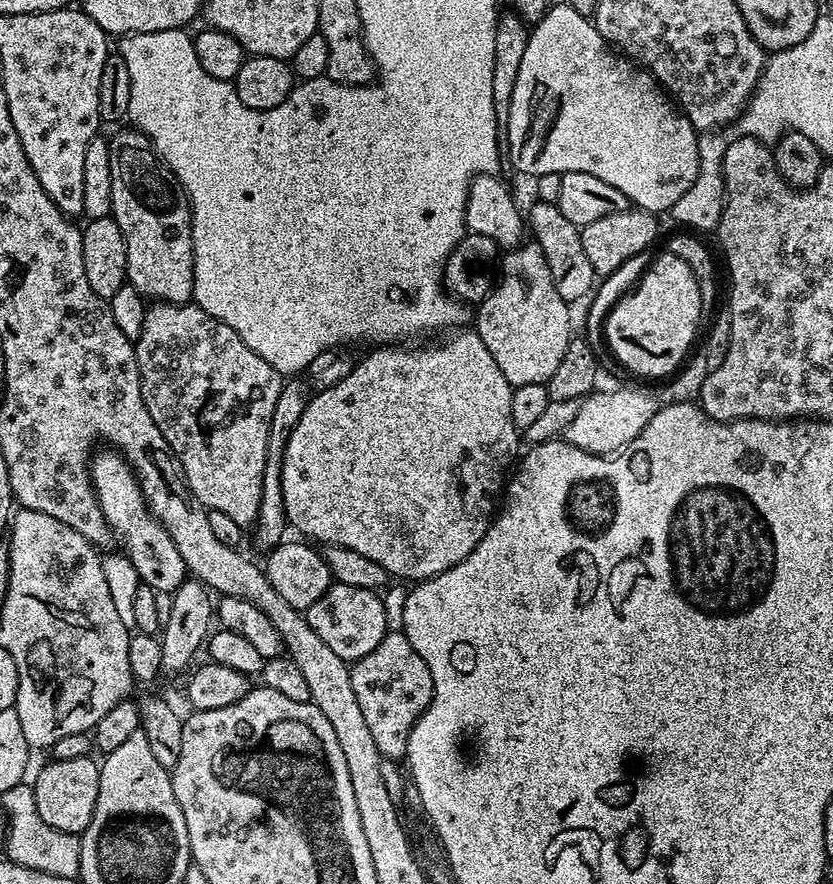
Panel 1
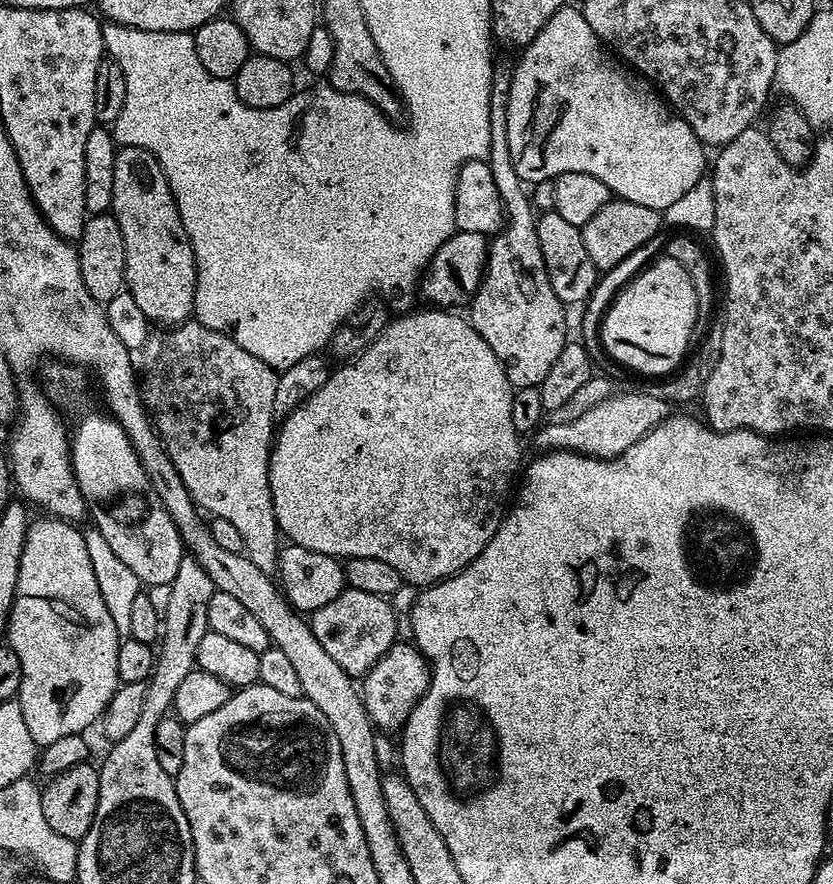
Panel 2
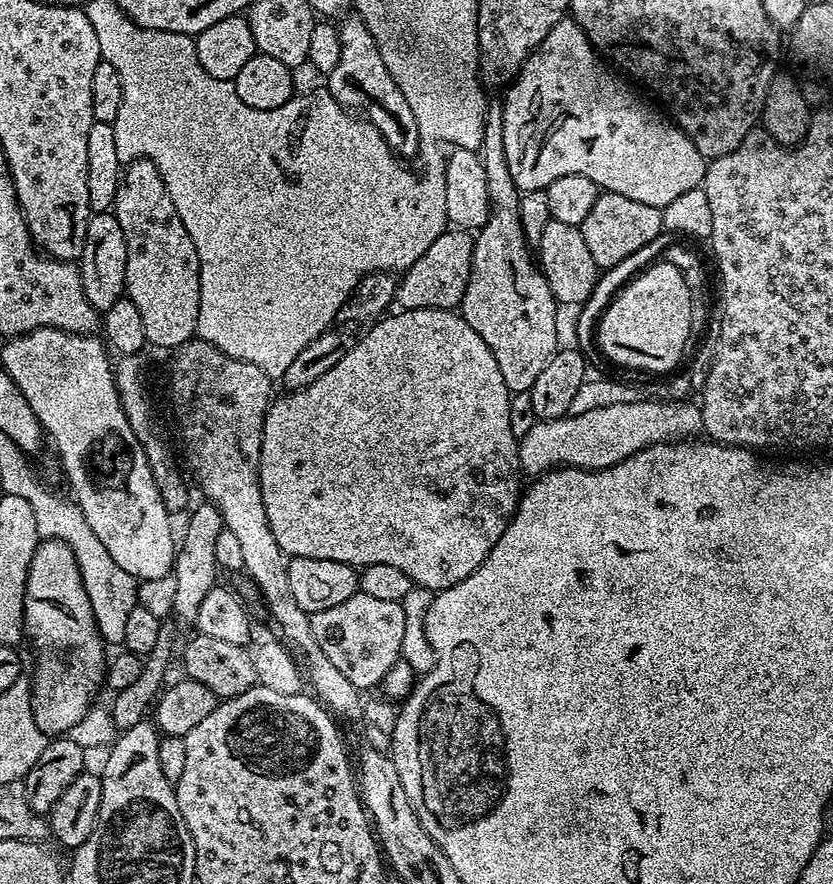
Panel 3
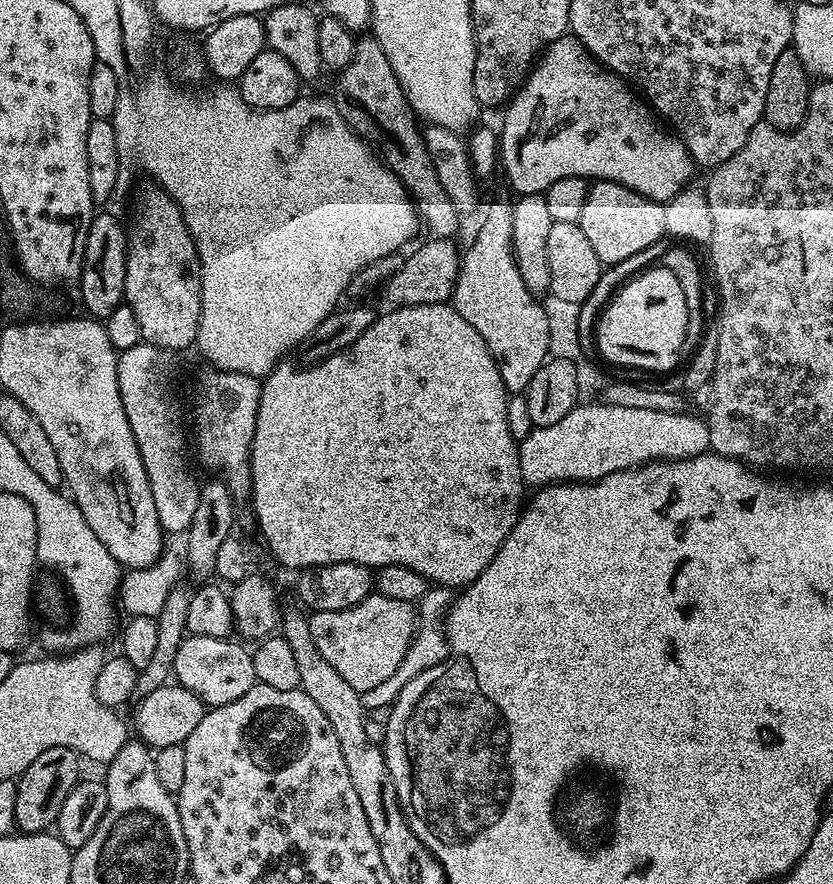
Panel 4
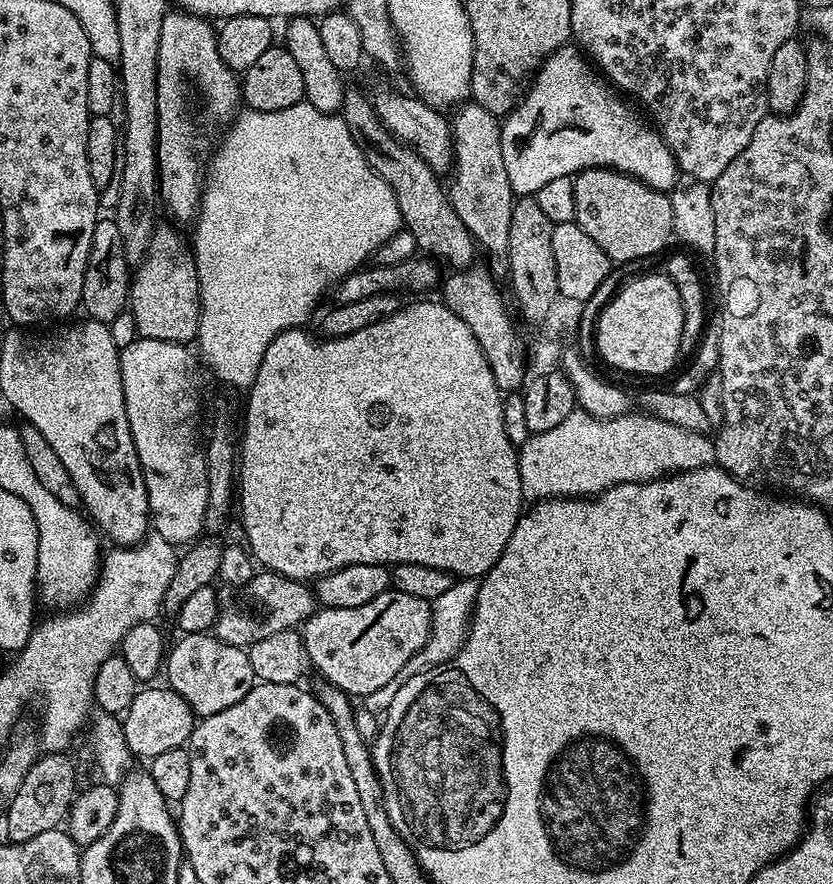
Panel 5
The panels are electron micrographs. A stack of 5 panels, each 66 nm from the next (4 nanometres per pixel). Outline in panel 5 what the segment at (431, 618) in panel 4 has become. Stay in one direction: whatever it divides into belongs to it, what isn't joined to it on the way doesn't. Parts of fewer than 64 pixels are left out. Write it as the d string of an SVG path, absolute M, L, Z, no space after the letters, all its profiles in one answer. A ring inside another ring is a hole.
M456 578L453 579L450 590L444 591L439 598L431 600L432 633L426 638L426 646L422 646L422 650L418 650L418 654L414 654L414 658L410 658L410 662L406 662L406 666L402 666L402 670L398 670L398 674L394 674L394 678L390 678L390 682L386 682L386 686L374 690L374 694L363 697L363 708L377 714L387 712L390 702L394 702L394 694L398 694L401 686L410 682L410 678L414 678L414 674L422 674L427 672L429 668L438 668L441 664L447 664L460 653L460 647L468 638L472 611L476 605L479 589L479 579Z

